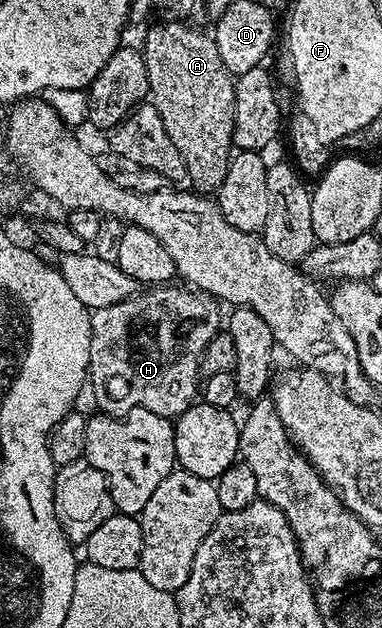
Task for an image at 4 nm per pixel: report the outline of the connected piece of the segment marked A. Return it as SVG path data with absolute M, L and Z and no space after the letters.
M163 20L148 32L141 49L149 76L150 105L157 108L169 140L185 160L187 182L196 191L215 192L233 157L235 78L225 68L214 37L191 26L183 20Z

